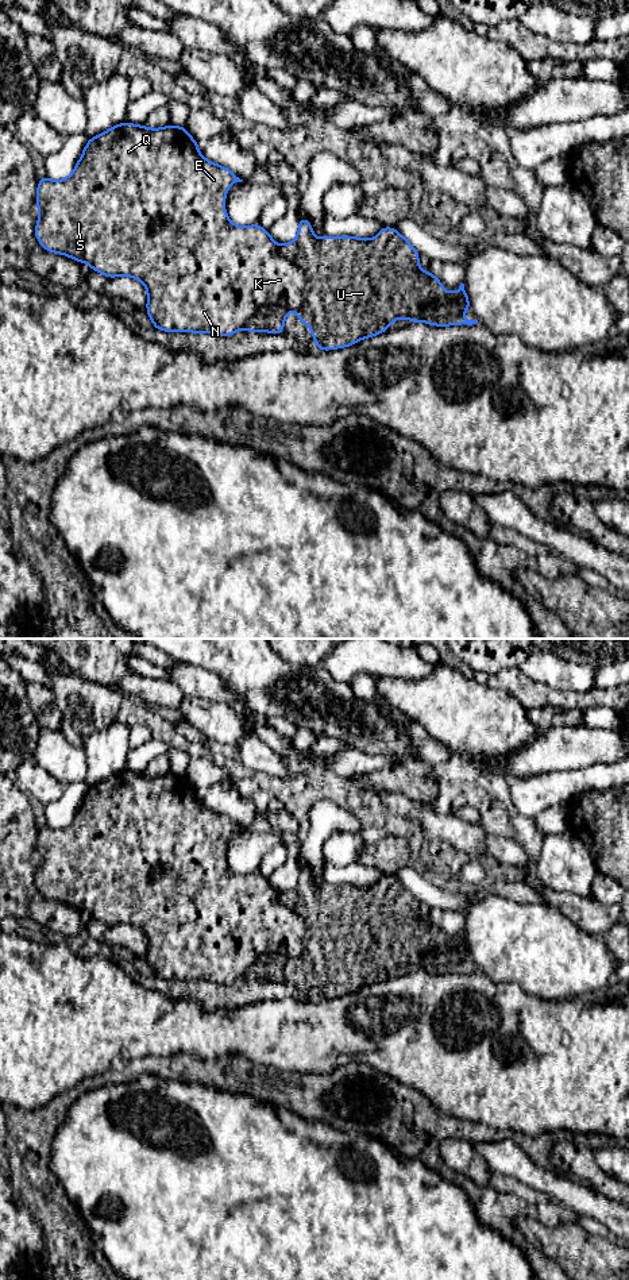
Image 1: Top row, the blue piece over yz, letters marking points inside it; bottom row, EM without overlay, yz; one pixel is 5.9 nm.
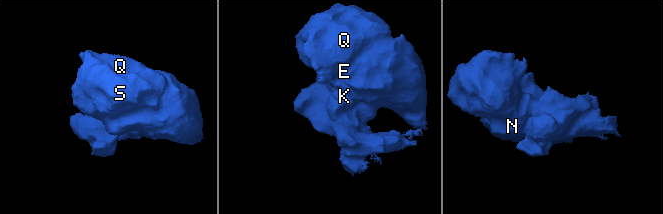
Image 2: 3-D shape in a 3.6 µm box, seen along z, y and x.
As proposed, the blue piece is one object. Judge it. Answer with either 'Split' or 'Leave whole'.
Split

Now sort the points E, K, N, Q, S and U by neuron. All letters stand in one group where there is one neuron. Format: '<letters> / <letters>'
E K N Q S / U

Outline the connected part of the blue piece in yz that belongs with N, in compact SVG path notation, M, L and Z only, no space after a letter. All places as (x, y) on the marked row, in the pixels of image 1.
M123 122L105 132L89 138L74 171L61 181L40 177L36 189L36 207L39 219L35 227L35 238L46 251L63 254L78 263L88 262L93 271L103 273L107 278L128 275L142 281L147 289L147 315L154 328L166 332L209 332L221 336L231 336L246 328L255 312L265 305L285 305L289 311L301 315L306 306L305 275L293 262L278 254L278 244L271 239L267 230L258 223L240 227L229 221L224 211L225 193L235 182L242 182L231 170L205 159L198 151L198 143L189 135L186 127L169 124L163 128L151 130L146 126L136 126Z

